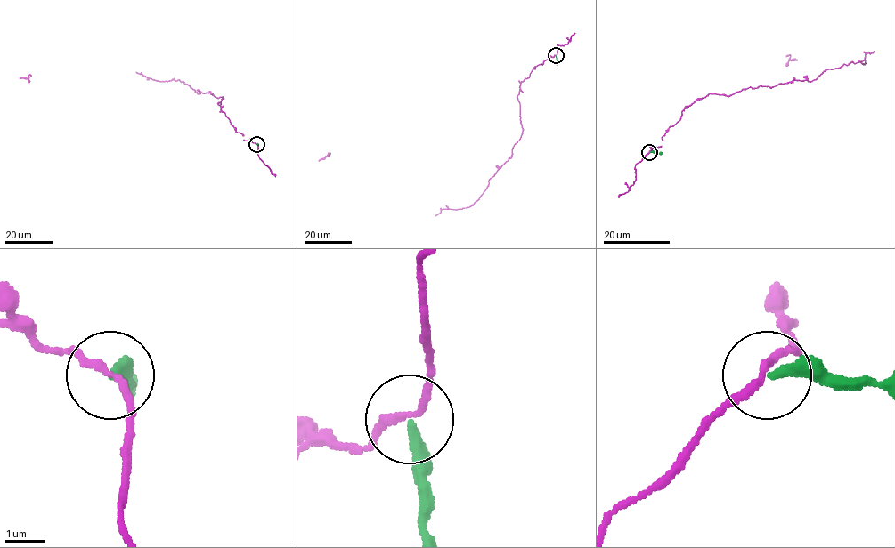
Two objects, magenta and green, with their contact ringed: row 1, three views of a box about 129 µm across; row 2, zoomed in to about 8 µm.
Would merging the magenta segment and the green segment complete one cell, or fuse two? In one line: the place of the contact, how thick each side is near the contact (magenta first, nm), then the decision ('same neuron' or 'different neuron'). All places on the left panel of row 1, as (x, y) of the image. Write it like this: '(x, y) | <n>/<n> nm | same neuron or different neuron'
(256, 144) | 180/240 nm | different neuron

